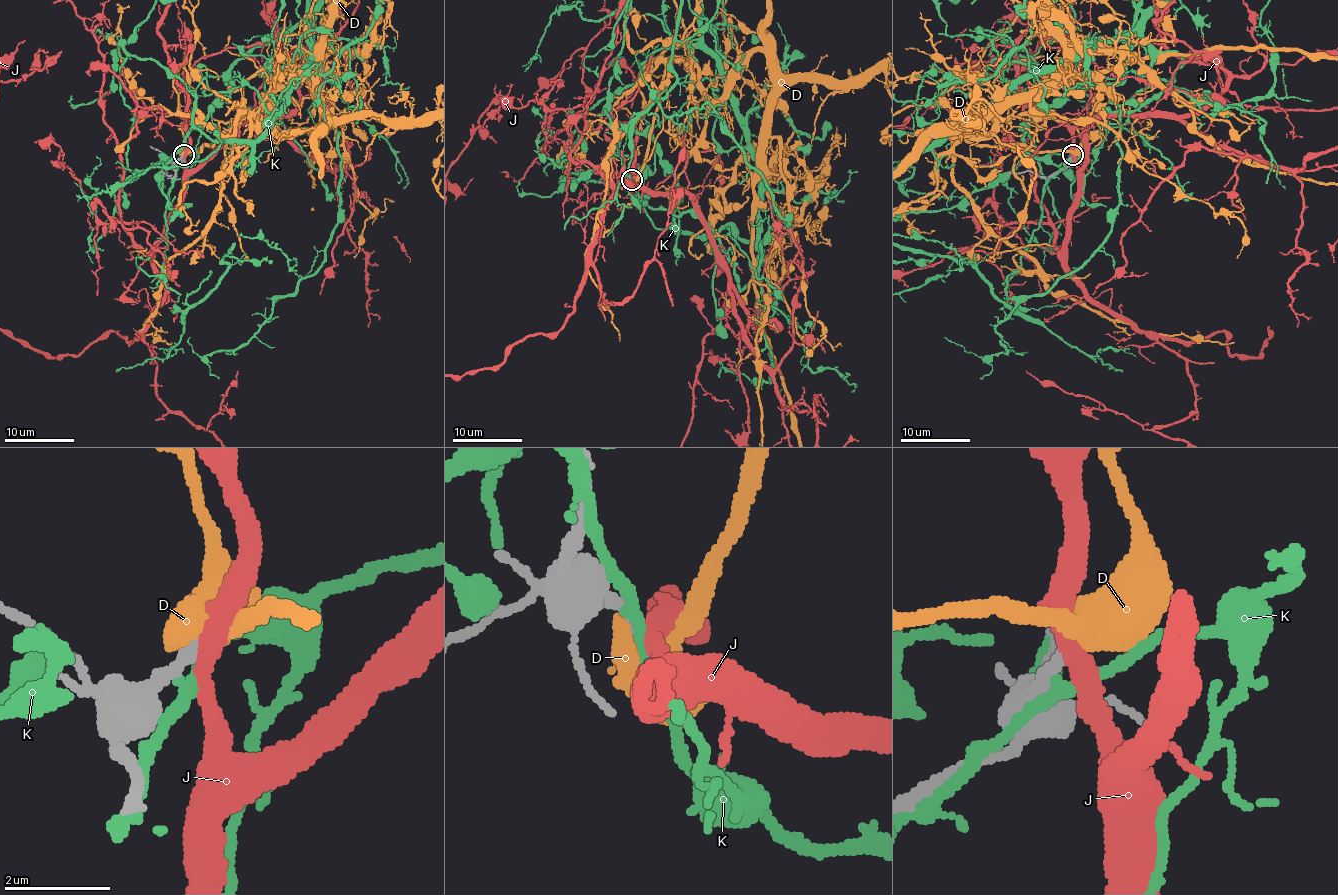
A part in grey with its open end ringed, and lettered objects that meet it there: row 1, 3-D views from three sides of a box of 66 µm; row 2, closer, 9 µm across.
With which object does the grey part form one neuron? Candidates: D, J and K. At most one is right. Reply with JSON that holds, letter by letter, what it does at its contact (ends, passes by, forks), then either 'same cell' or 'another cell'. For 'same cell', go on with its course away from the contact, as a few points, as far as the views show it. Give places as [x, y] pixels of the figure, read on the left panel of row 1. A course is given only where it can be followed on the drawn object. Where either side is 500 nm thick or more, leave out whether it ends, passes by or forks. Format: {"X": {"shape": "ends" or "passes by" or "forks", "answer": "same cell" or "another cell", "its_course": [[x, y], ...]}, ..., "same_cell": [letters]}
{"D": {"answer": "same cell"}, "J": {"shape": "passes by", "answer": "another cell"}, "K": {"answer": "another cell"}, "same_cell": ["D"]}

